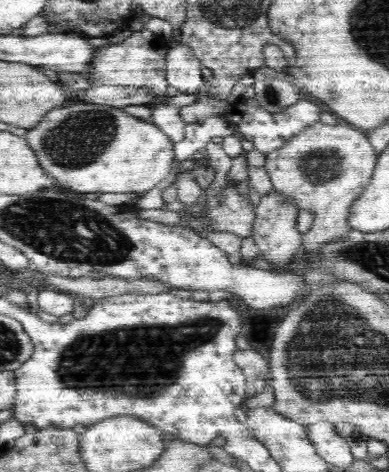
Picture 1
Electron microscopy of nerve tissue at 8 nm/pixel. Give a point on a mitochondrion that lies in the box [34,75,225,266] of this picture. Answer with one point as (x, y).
(79, 139)

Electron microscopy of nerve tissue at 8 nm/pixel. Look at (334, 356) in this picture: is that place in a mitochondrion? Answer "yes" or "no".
yes

